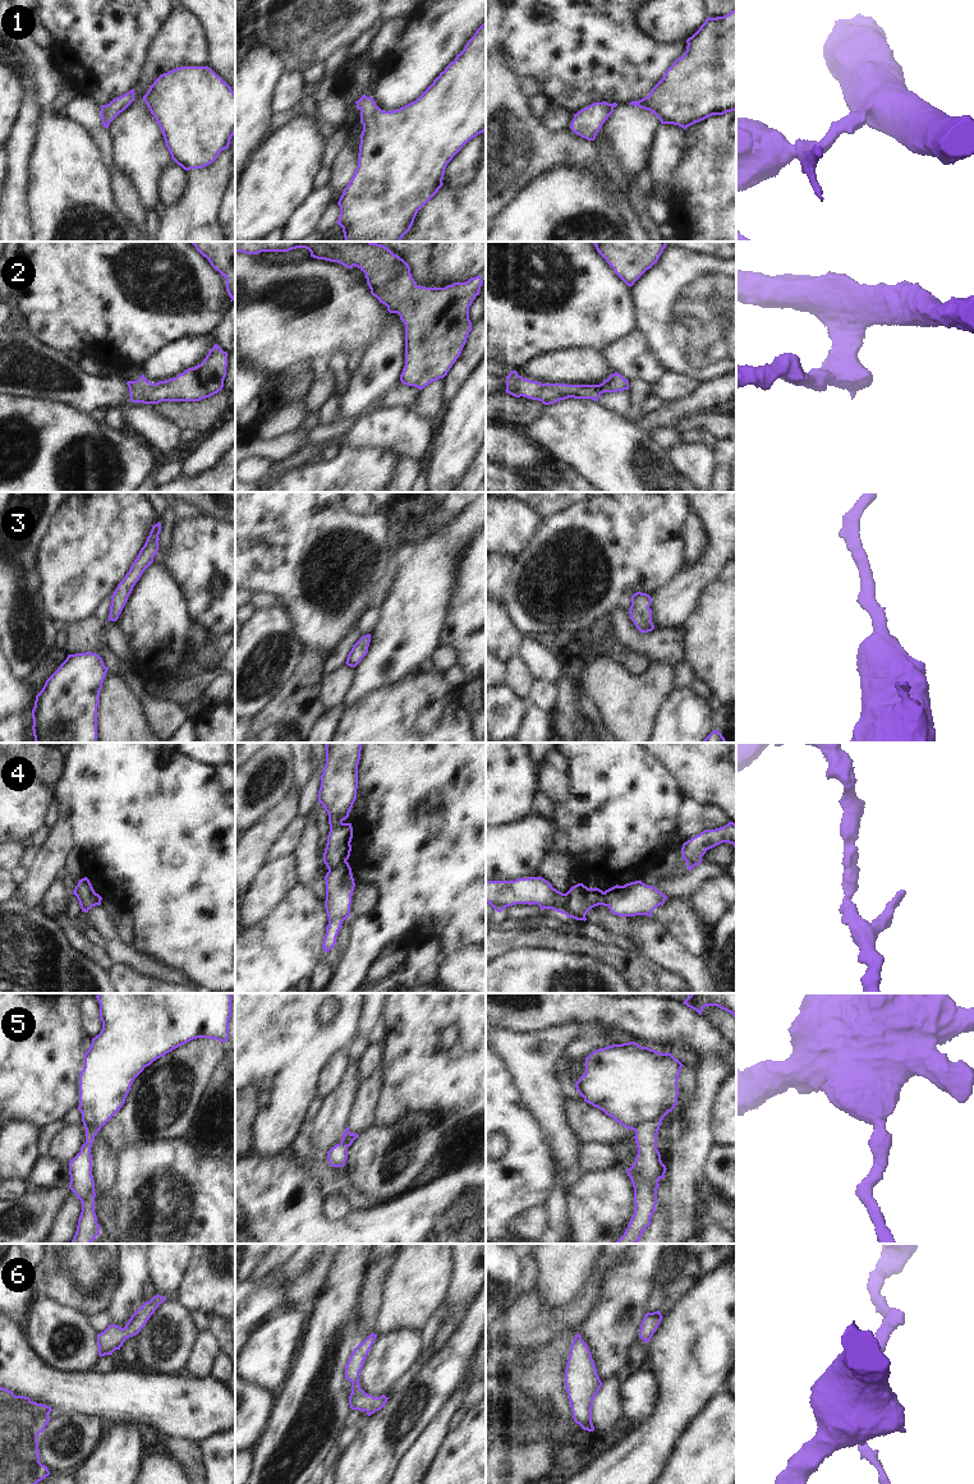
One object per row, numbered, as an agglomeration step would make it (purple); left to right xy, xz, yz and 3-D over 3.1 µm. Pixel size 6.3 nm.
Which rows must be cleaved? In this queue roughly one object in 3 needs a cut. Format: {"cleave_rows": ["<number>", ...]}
{"cleave_rows": ["4", "5"]}

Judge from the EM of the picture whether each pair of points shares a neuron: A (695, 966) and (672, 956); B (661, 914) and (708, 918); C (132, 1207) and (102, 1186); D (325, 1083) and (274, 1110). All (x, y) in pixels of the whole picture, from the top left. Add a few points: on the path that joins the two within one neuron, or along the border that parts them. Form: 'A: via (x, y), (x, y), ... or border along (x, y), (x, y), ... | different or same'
A: via (690, 966), (678, 961) | same
B: border along (687, 896), (692, 912), (704, 932) | different
C: border along (116, 1162), (115, 1184), (105, 1193), (96, 1193) | different
D: border along (329, 1058), (320, 1074), (316, 1094) | different

